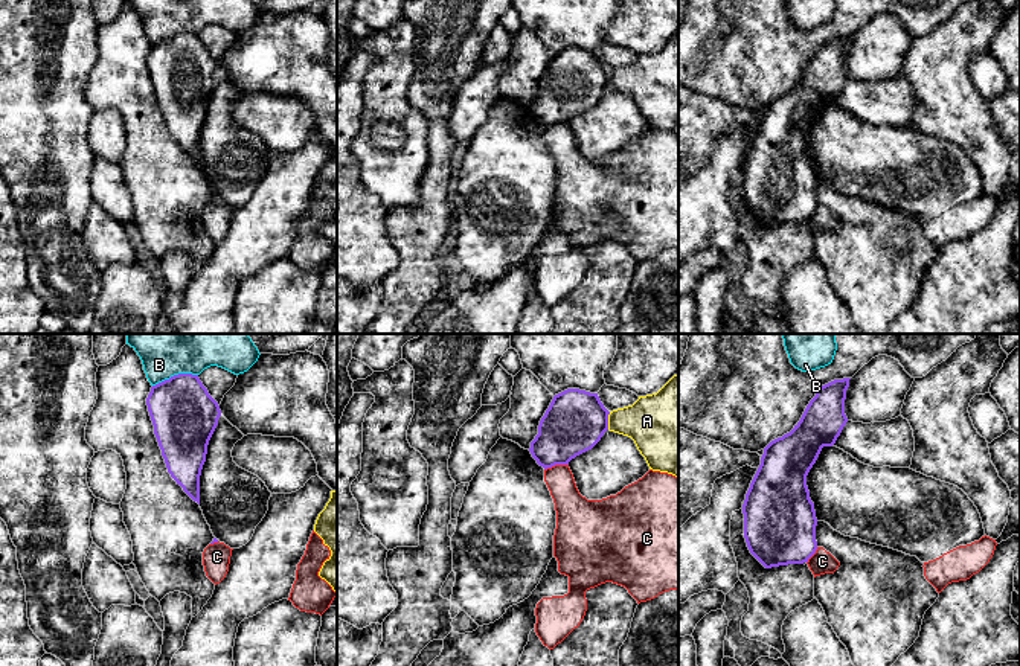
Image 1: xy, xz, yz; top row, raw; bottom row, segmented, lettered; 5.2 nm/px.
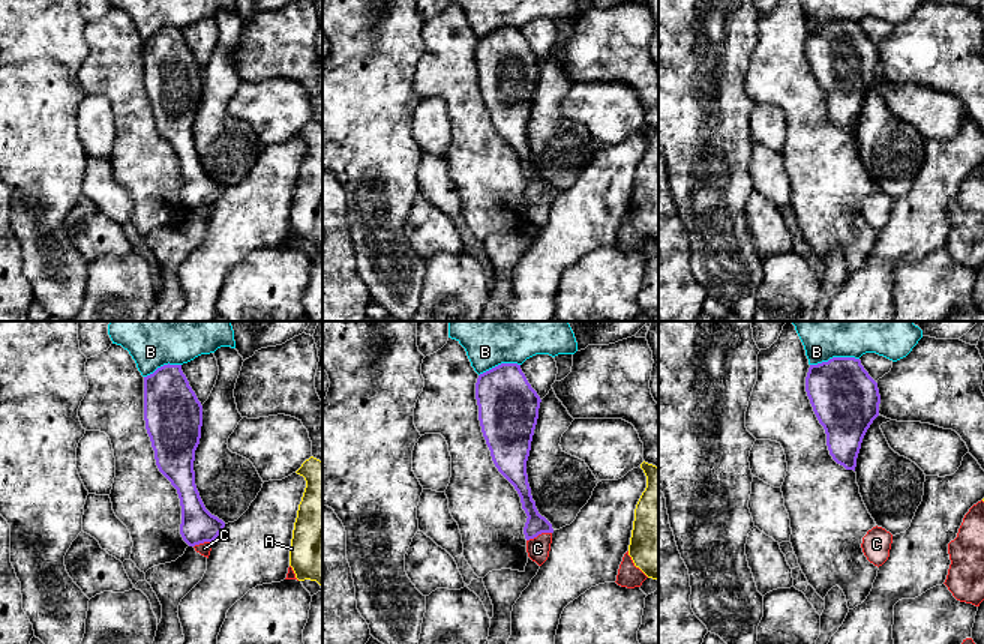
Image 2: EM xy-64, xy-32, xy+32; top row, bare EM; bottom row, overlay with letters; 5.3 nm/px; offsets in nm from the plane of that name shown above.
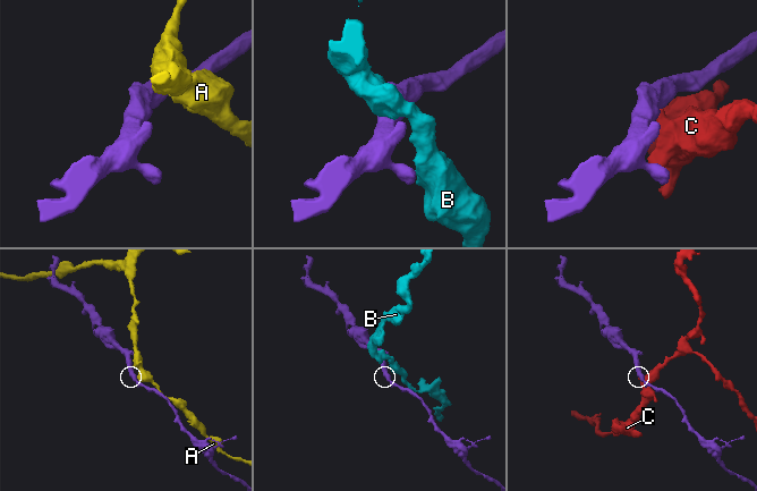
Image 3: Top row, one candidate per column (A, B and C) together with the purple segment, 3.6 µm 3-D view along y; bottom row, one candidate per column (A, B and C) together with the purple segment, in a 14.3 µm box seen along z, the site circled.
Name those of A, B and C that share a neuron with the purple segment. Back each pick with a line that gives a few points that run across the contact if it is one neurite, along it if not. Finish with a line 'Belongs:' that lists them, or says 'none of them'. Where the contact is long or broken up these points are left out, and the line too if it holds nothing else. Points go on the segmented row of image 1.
Belongs: none of them

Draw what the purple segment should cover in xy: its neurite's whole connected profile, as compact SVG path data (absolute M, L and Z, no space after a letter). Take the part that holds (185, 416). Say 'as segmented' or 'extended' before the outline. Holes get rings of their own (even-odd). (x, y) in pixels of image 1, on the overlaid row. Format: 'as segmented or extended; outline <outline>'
as segmented; outline M178 373L151 387L146 398L168 472L200 504L200 475L221 410L198 375Z

